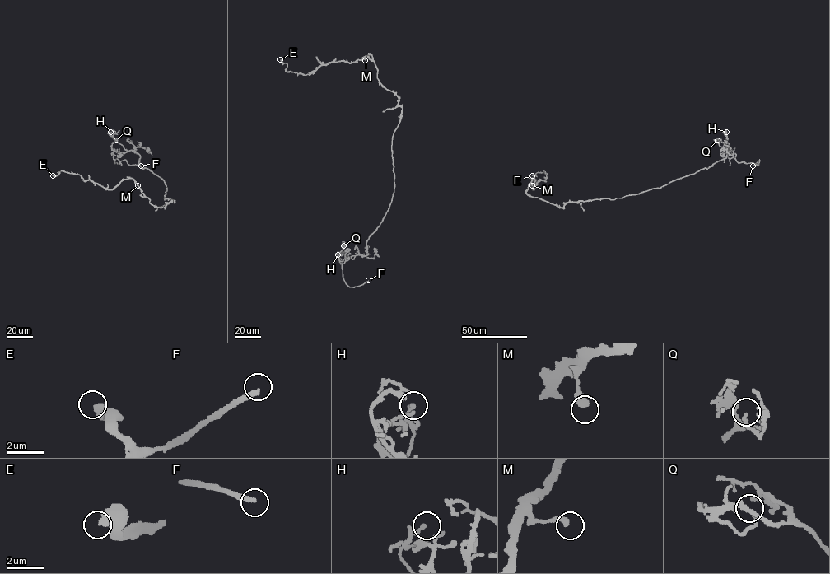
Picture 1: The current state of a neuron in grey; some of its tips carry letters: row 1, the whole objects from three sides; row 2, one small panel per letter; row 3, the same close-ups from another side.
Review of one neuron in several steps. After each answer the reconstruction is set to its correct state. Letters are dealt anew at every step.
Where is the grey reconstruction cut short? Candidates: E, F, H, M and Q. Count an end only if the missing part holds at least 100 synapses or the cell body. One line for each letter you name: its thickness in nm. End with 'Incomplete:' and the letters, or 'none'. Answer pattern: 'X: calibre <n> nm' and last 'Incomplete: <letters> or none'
F: calibre 220 nm
Incomplete: F

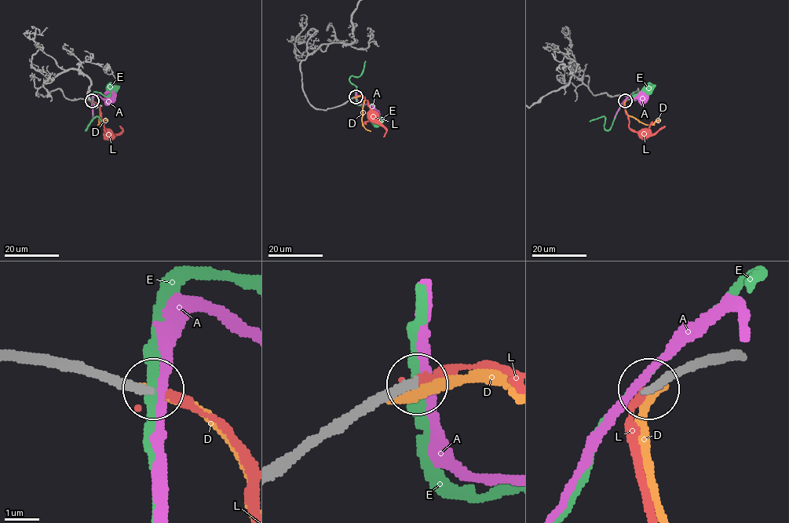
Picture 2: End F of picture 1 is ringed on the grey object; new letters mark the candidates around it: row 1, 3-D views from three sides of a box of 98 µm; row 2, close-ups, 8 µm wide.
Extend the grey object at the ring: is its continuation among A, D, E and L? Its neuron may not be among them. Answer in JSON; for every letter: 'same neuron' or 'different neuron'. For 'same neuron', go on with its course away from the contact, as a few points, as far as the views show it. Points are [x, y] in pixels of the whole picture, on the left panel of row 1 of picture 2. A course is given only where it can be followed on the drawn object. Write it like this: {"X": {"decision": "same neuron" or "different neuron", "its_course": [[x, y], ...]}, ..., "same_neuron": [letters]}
{"A": {"decision": "different neuron"}, "D": {"decision": "different neuron"}, "E": {"decision": "different neuron"}, "L": {"decision": "same neuron", "its_course": [[92, 100], [98, 105], [106, 132], [104, 136], [108, 135]]}, "same_neuron": ["L"]}

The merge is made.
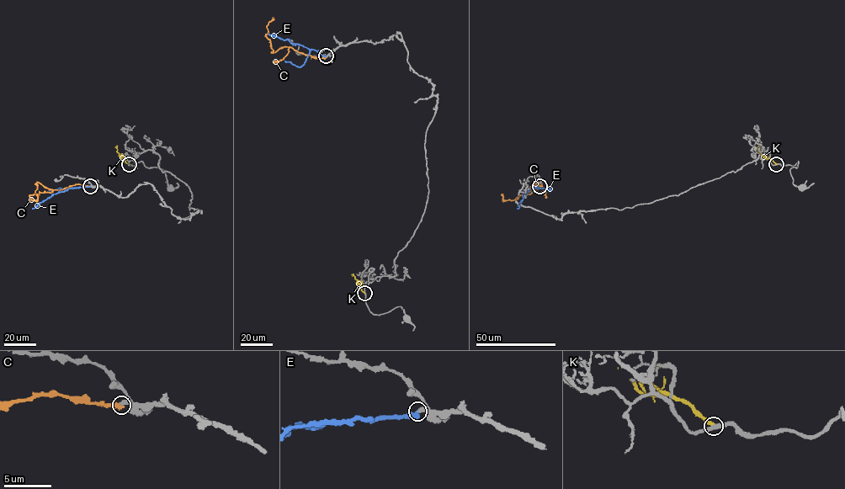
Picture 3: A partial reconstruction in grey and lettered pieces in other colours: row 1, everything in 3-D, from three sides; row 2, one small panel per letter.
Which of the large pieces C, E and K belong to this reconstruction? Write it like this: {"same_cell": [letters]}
{"same_cell": ["E"]}

